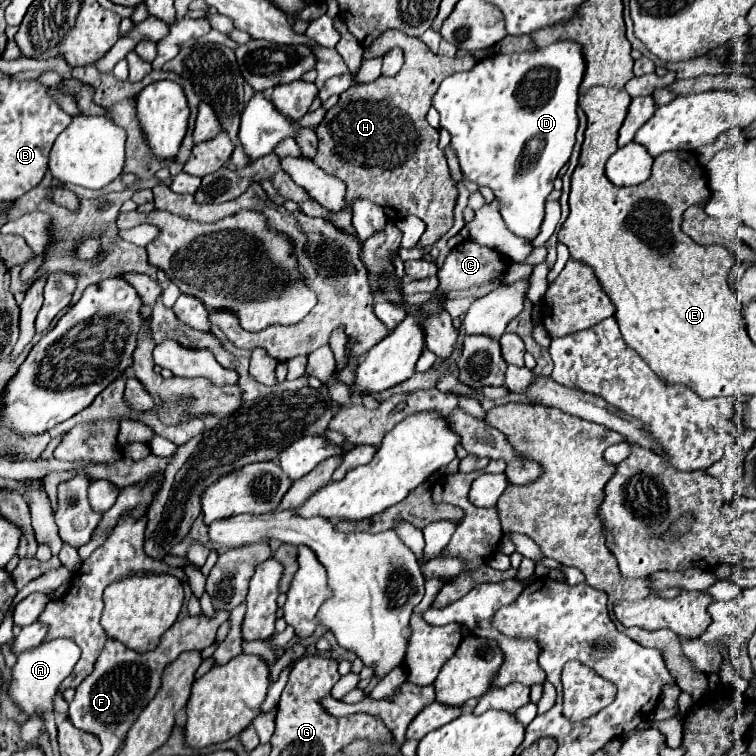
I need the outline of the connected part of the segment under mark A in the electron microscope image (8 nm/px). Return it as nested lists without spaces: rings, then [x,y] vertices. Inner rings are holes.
[[[56,638],[56,640],[42,642],[36,648],[20,652],[16,664],[12,666],[12,680],[8,682],[8,688],[6,688],[8,696],[12,698],[14,706],[18,710],[22,710],[28,718],[40,718],[44,722],[44,726],[50,732],[52,744],[56,742],[54,698],[56,698],[56,692],[58,692],[60,684],[64,682],[64,678],[70,676],[78,658],[80,658],[80,648],[76,646],[76,642],[66,640],[66,638]]]

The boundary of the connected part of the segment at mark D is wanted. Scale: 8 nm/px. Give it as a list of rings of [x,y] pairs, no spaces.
[[[558,40],[528,52],[484,58],[472,70],[448,76],[434,96],[434,108],[440,112],[440,124],[452,136],[450,144],[458,154],[462,174],[476,184],[492,188],[500,200],[500,214],[508,230],[530,242],[540,230],[546,196],[554,190],[554,180],[572,154],[578,128],[578,88],[584,68],[584,48],[574,40]]]

